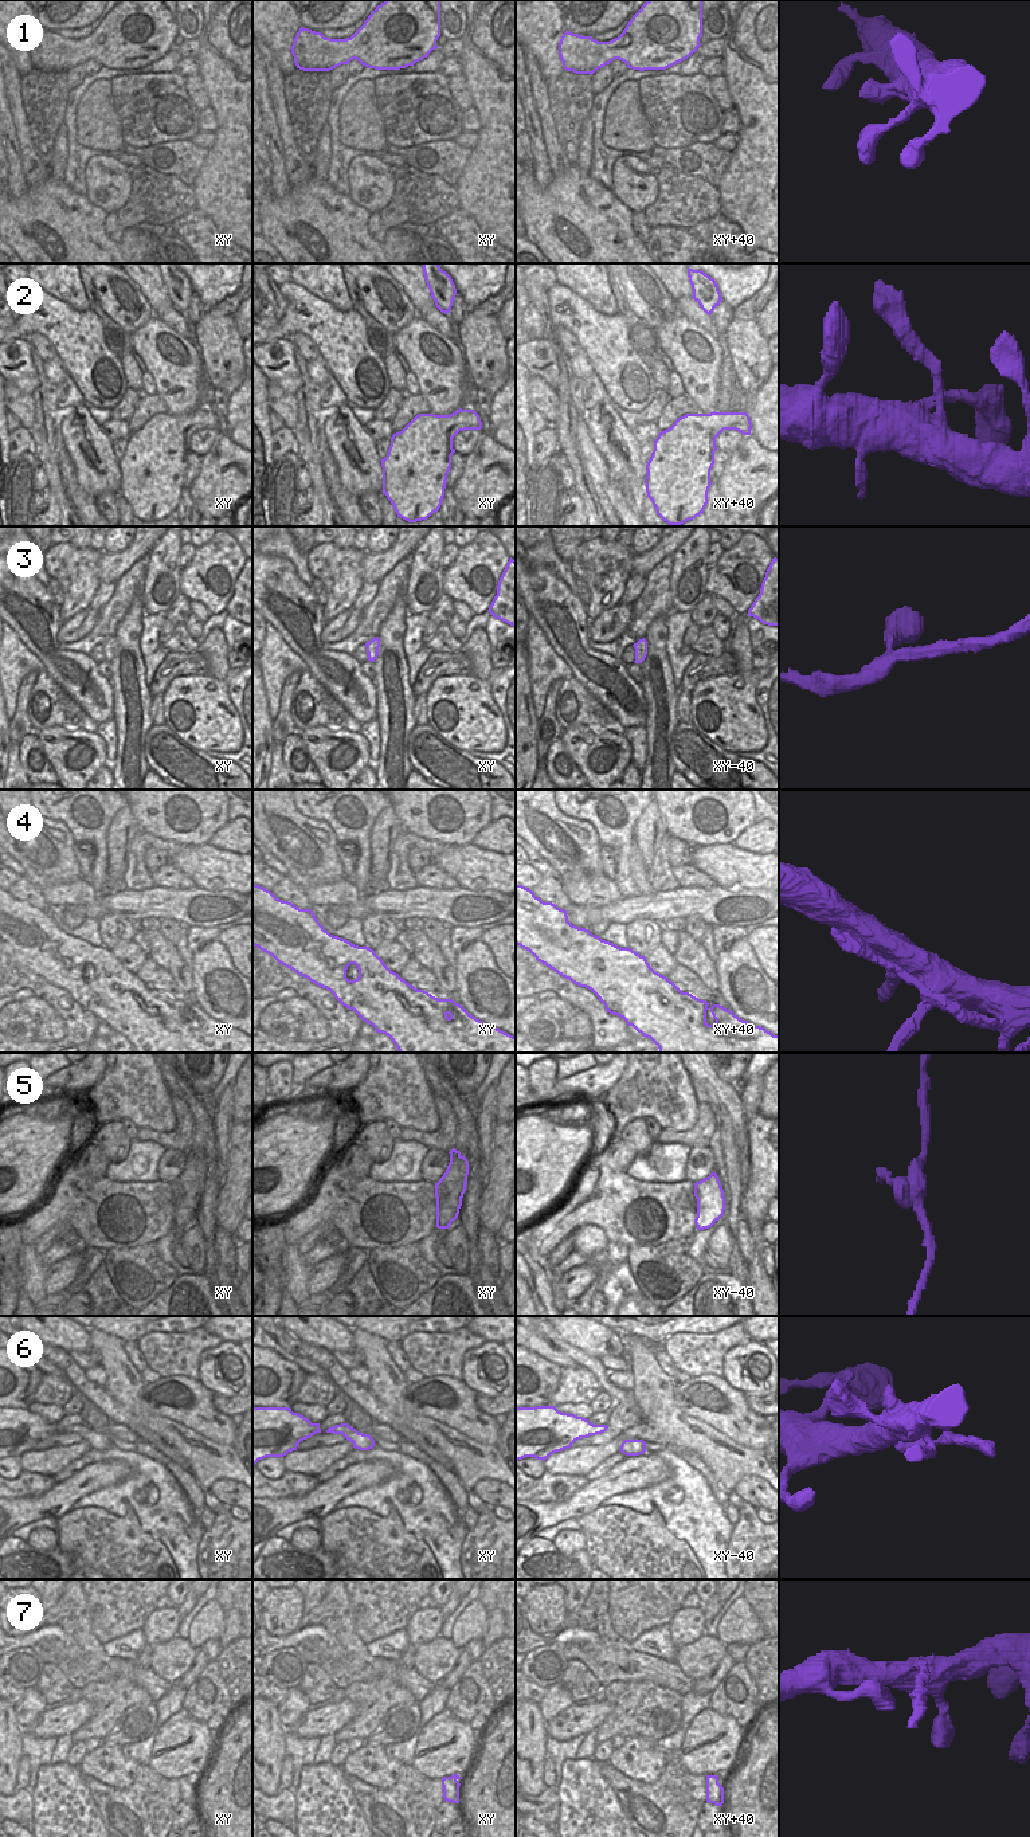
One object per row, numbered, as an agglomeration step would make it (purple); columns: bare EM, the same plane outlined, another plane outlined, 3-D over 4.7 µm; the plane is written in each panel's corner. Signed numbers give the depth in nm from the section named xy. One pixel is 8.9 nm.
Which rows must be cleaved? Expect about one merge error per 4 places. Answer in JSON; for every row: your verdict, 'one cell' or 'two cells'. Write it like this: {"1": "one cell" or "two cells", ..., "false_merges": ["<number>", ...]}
{"1": "one cell", "2": "one cell", "3": "one cell", "4": "one cell", "5": "two cells", "6": "two cells", "7": "one cell", "false_merges": ["5", "6"]}

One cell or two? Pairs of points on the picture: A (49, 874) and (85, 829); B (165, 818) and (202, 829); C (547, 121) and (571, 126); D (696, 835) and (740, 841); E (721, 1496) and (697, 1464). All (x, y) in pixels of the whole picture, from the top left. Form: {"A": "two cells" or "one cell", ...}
{"A": "two cells", "B": "one cell", "C": "two cells", "D": "two cells", "E": "one cell"}

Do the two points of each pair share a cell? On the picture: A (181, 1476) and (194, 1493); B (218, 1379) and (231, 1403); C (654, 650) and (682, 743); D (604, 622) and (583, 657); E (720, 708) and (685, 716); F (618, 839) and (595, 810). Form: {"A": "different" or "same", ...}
{"A": "same", "B": "different", "C": "different", "D": "different", "E": "different", "F": "same"}

